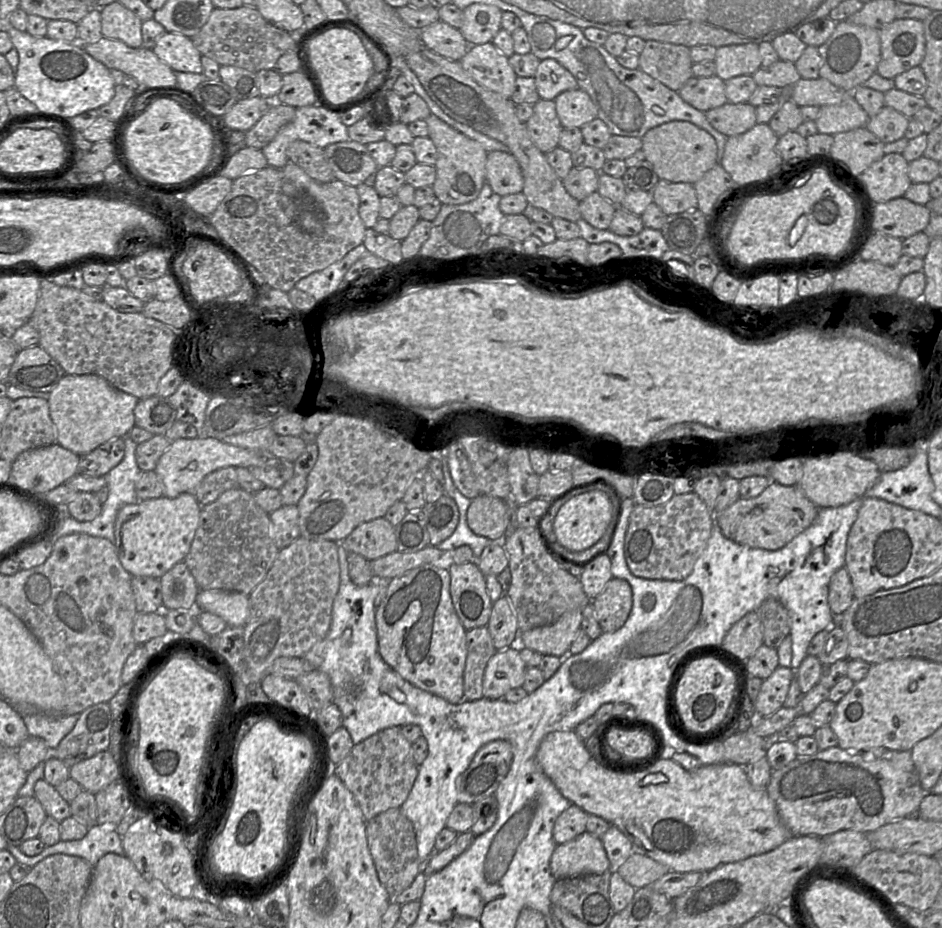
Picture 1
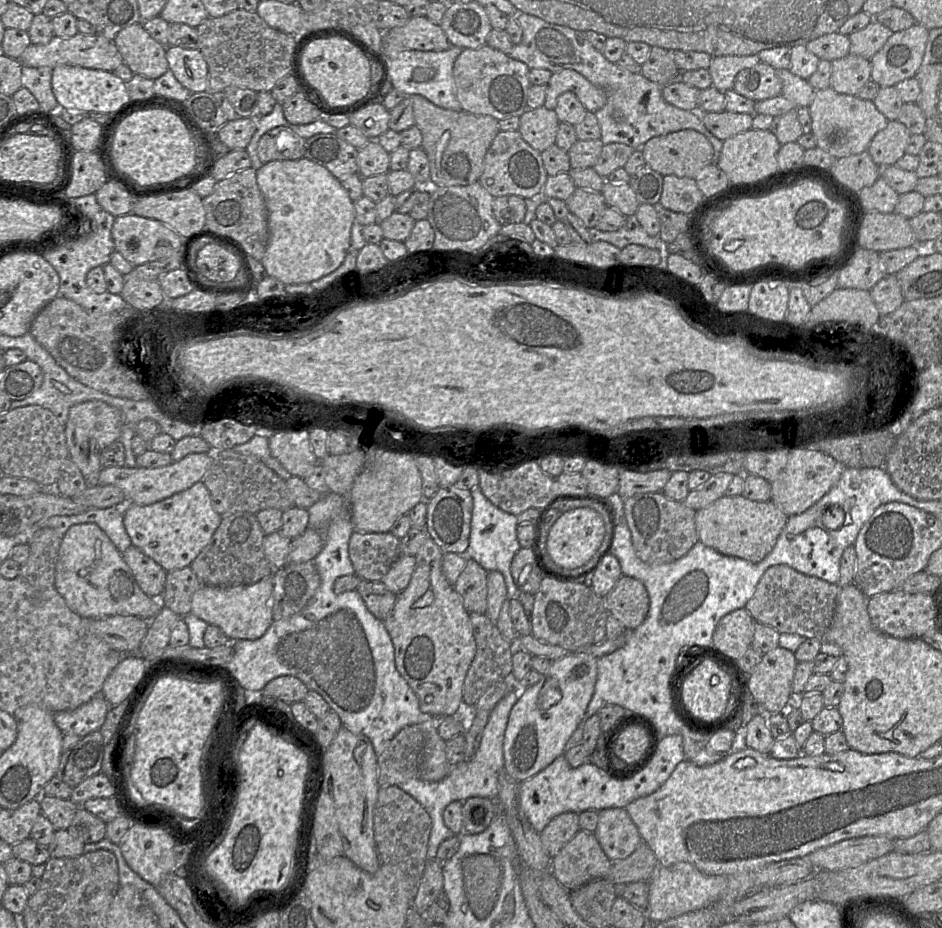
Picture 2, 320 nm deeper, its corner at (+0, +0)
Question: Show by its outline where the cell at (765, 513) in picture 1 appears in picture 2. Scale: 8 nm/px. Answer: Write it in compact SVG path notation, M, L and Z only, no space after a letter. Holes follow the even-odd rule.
M742 495L722 496L696 511L698 541L717 552L752 563L764 559L773 549L788 517L773 501L753 501Z

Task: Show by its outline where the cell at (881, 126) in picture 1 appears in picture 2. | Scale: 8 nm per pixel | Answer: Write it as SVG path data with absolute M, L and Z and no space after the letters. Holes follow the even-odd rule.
M898 120L888 121L885 128L873 137L867 151L881 169L892 166L906 153L911 135Z

